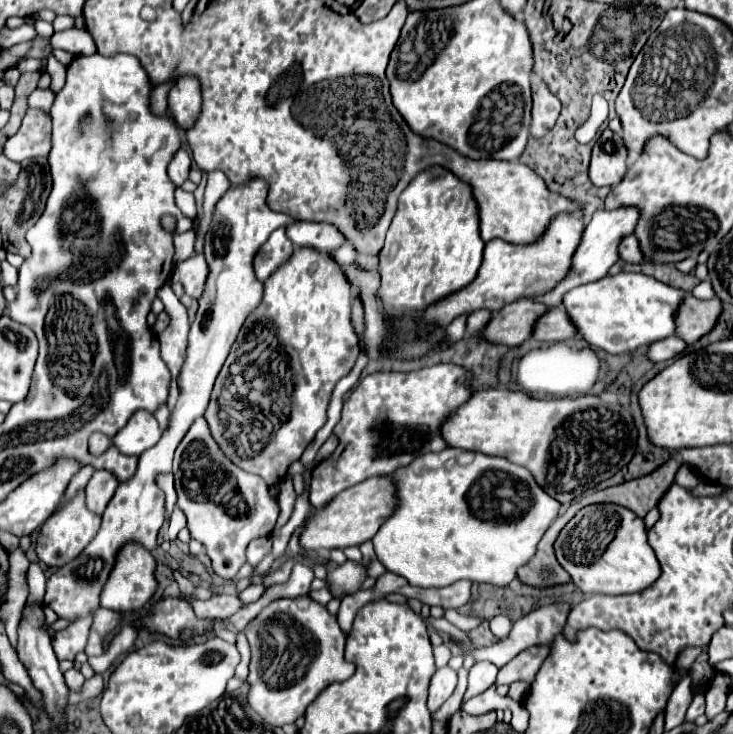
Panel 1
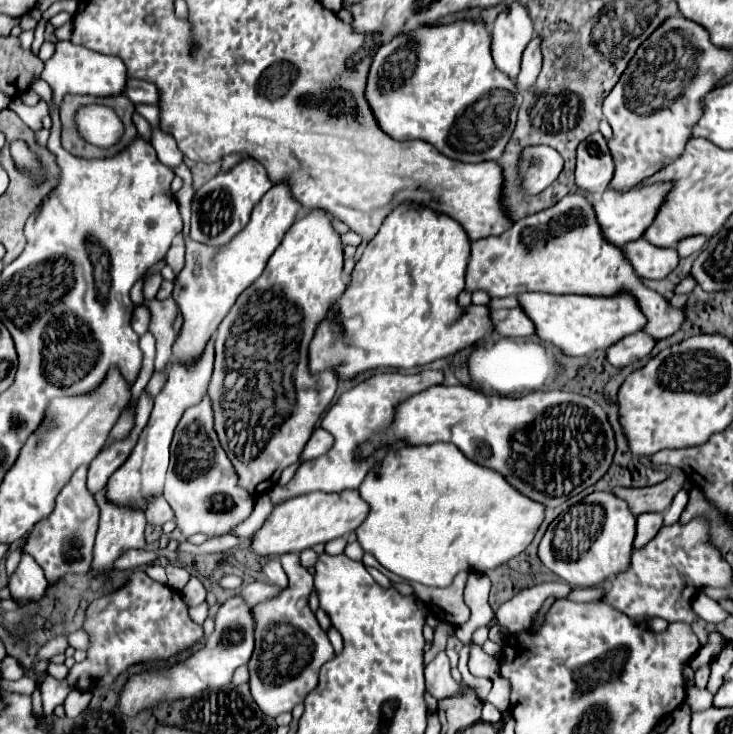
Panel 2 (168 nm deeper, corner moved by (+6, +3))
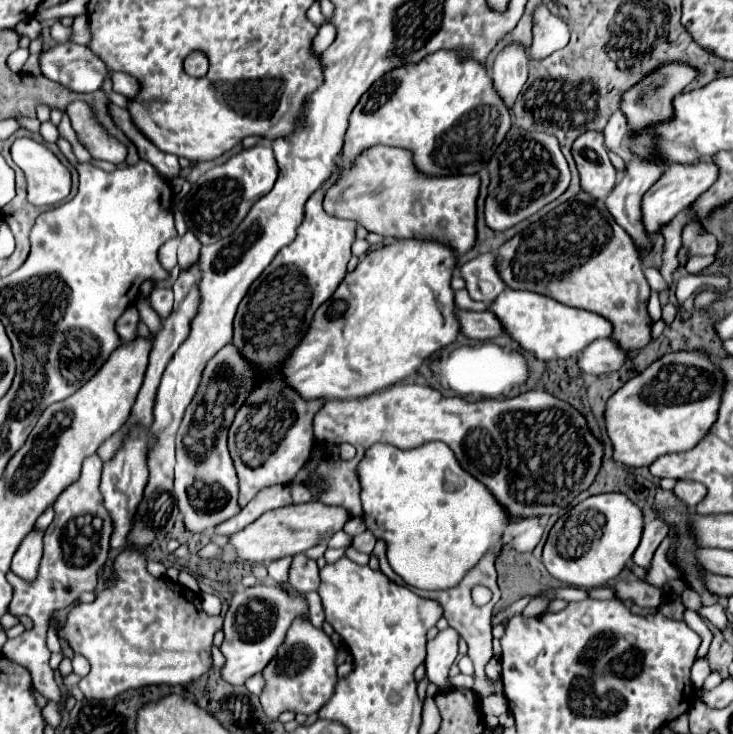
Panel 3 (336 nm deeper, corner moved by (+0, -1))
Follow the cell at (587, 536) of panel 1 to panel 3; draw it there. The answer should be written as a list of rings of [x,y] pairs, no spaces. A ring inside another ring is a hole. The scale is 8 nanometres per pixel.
[[[597,494],[555,522],[543,548],[543,564],[553,578],[567,586],[583,590],[599,588],[619,576],[639,546],[641,532],[643,512],[625,494]]]

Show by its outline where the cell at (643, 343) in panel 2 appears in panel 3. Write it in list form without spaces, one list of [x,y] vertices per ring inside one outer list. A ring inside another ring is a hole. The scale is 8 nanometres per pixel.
[[[595,340],[579,356],[579,368],[587,374],[609,374],[629,360],[629,350],[621,350],[615,340]]]

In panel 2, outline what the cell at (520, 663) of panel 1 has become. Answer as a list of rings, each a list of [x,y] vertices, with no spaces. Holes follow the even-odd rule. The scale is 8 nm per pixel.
[[[445,650],[437,652],[433,662],[427,664],[427,668],[425,668],[425,682],[427,682],[427,692],[431,696],[435,696],[437,700],[441,700],[445,696],[451,696],[453,692],[461,690],[461,684],[451,678],[449,658],[447,658]]]

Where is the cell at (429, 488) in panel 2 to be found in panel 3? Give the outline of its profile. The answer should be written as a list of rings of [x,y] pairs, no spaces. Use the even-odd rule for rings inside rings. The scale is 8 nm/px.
[[[427,442],[413,450],[399,450],[389,444],[375,444],[367,450],[359,464],[363,520],[369,532],[377,540],[387,544],[387,560],[391,568],[409,584],[421,590],[447,590],[455,588],[459,580],[471,570],[489,550],[501,554],[501,550],[531,552],[541,536],[543,526],[537,516],[513,518],[501,504],[487,492],[485,484],[479,484],[475,476],[461,468],[451,448],[443,442]]]

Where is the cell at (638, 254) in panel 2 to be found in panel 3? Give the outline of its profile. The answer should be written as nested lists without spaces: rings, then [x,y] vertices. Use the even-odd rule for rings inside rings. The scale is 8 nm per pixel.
[[[647,266],[647,268],[645,268],[645,278],[647,278],[647,282],[649,282],[651,290],[657,290],[657,292],[661,292],[663,288],[667,288],[665,280],[661,278],[661,274],[659,274],[659,270],[657,270],[655,266]]]

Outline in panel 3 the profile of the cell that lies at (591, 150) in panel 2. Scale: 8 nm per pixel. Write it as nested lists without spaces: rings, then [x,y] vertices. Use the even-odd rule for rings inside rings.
[[[585,132],[573,142],[573,158],[581,176],[581,190],[603,200],[615,186],[615,168],[603,146],[601,132]]]

